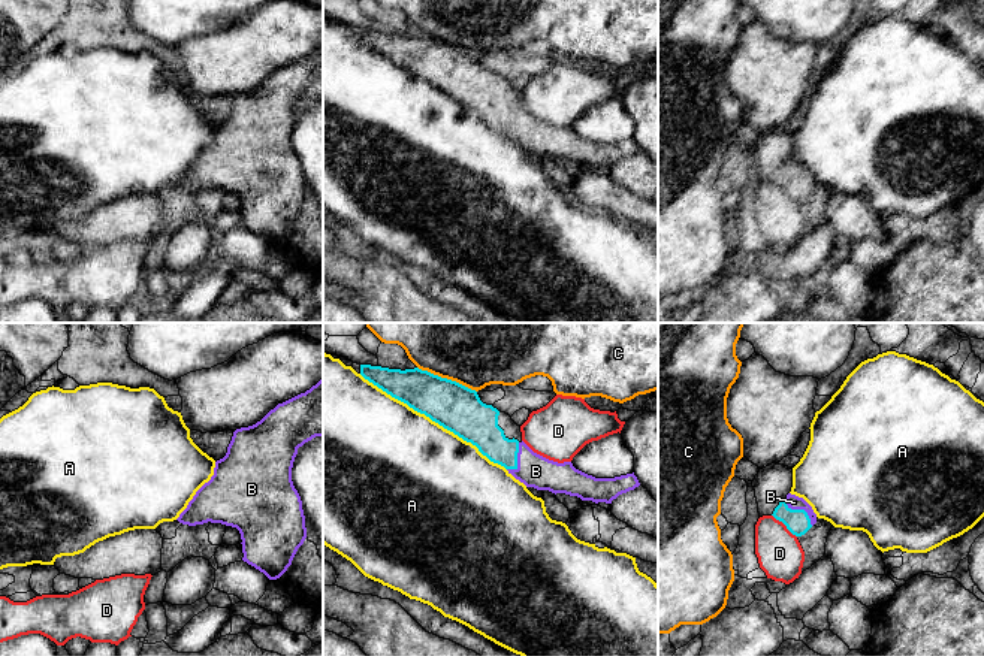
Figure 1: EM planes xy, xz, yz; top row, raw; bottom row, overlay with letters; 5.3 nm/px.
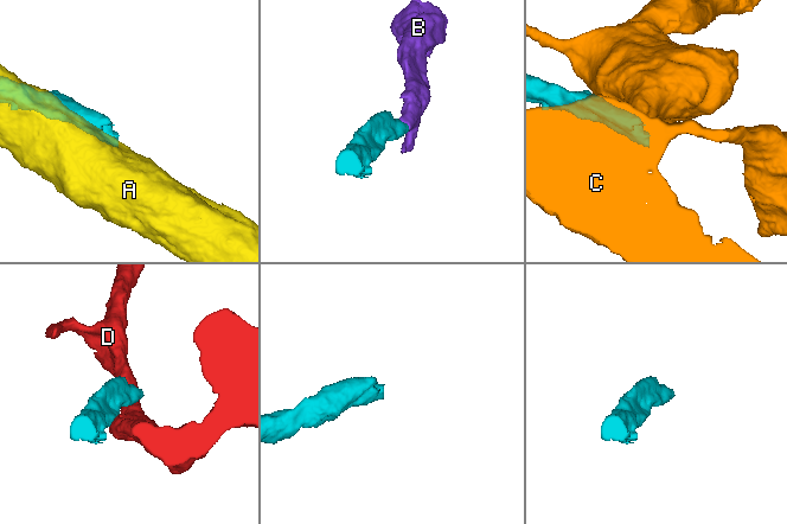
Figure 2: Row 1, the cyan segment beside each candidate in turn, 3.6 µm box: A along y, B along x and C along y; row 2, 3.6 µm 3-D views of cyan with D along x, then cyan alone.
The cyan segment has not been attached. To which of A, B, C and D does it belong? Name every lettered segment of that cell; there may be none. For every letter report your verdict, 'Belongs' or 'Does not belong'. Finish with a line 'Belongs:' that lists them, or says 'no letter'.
A: Does not belong
B: Belongs
C: Does not belong
D: Does not belong
Belongs: B

